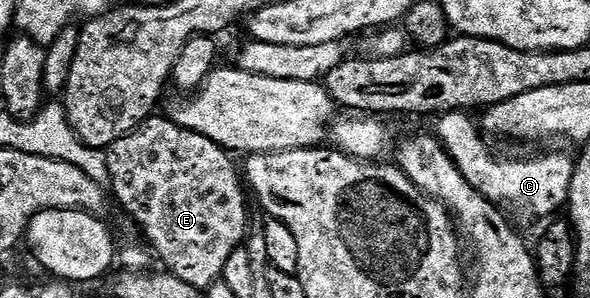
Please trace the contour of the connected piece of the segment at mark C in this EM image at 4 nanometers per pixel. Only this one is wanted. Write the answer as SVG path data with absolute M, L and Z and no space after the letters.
M464 110L443 113L438 120L438 139L470 186L497 205L505 209L513 208L520 216L551 217L556 214L551 212L559 208L561 211L567 205L574 163L571 155L568 157L564 152L548 152L545 156L532 156L529 160L499 160L484 145L485 137L478 131L477 121L475 124L468 116L471 115Z

